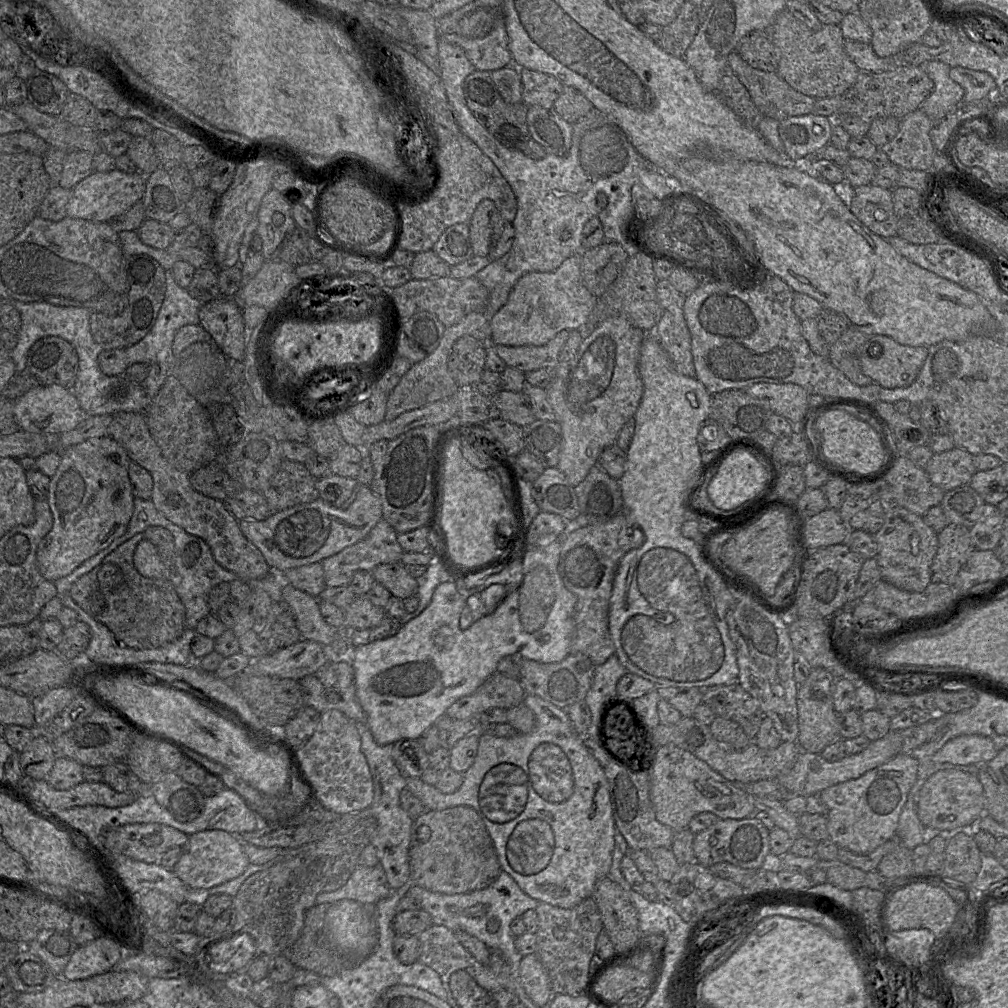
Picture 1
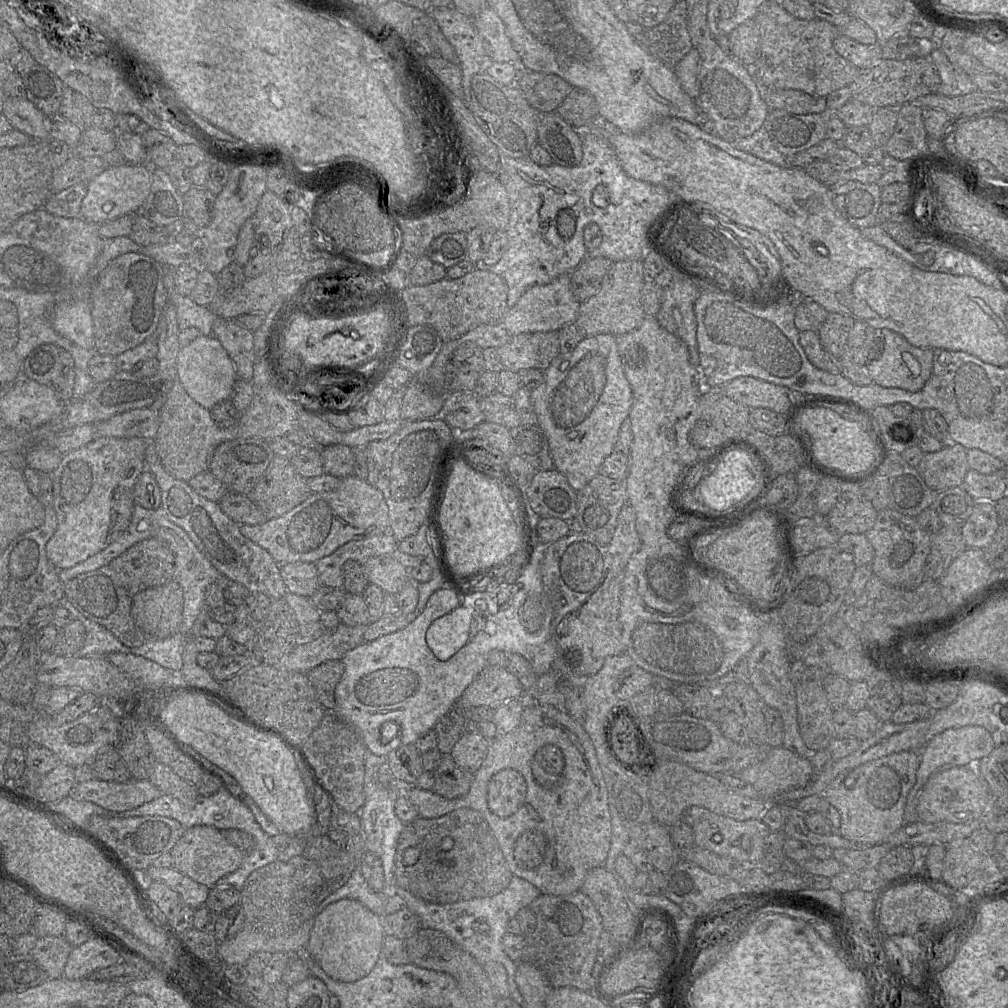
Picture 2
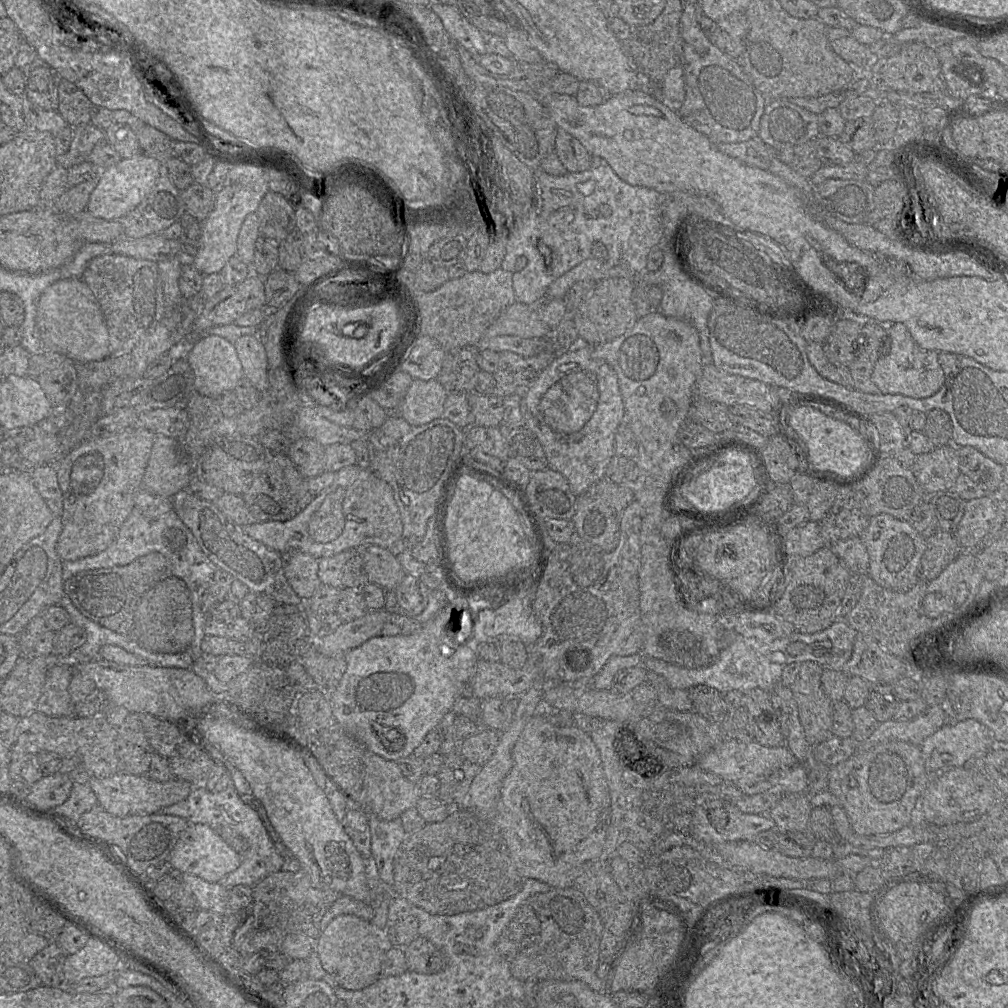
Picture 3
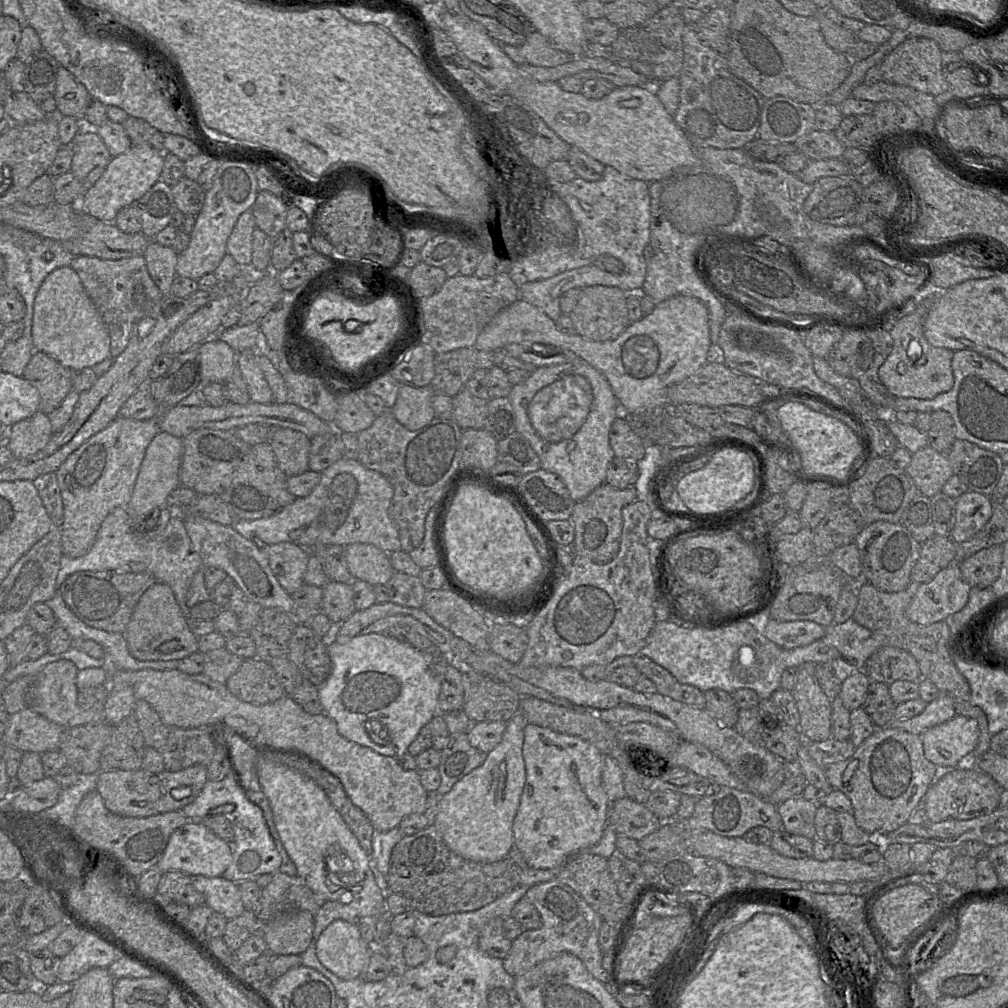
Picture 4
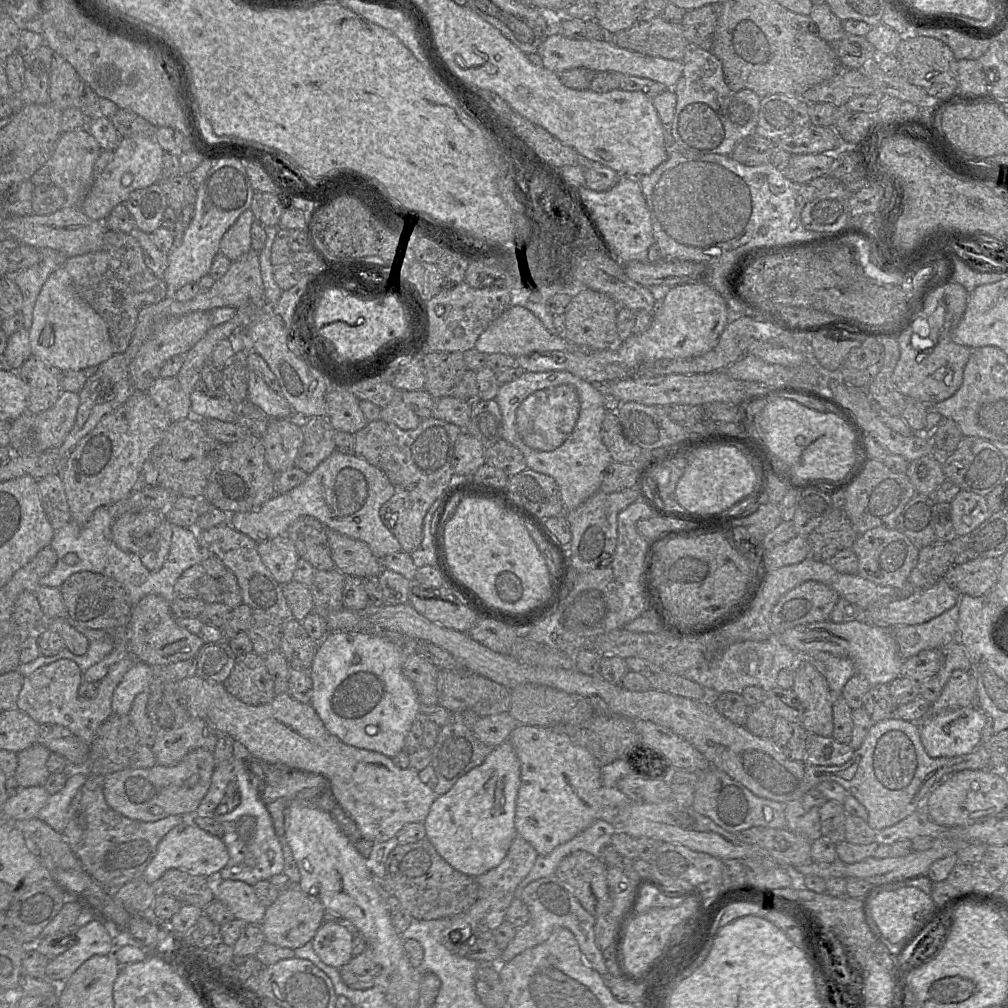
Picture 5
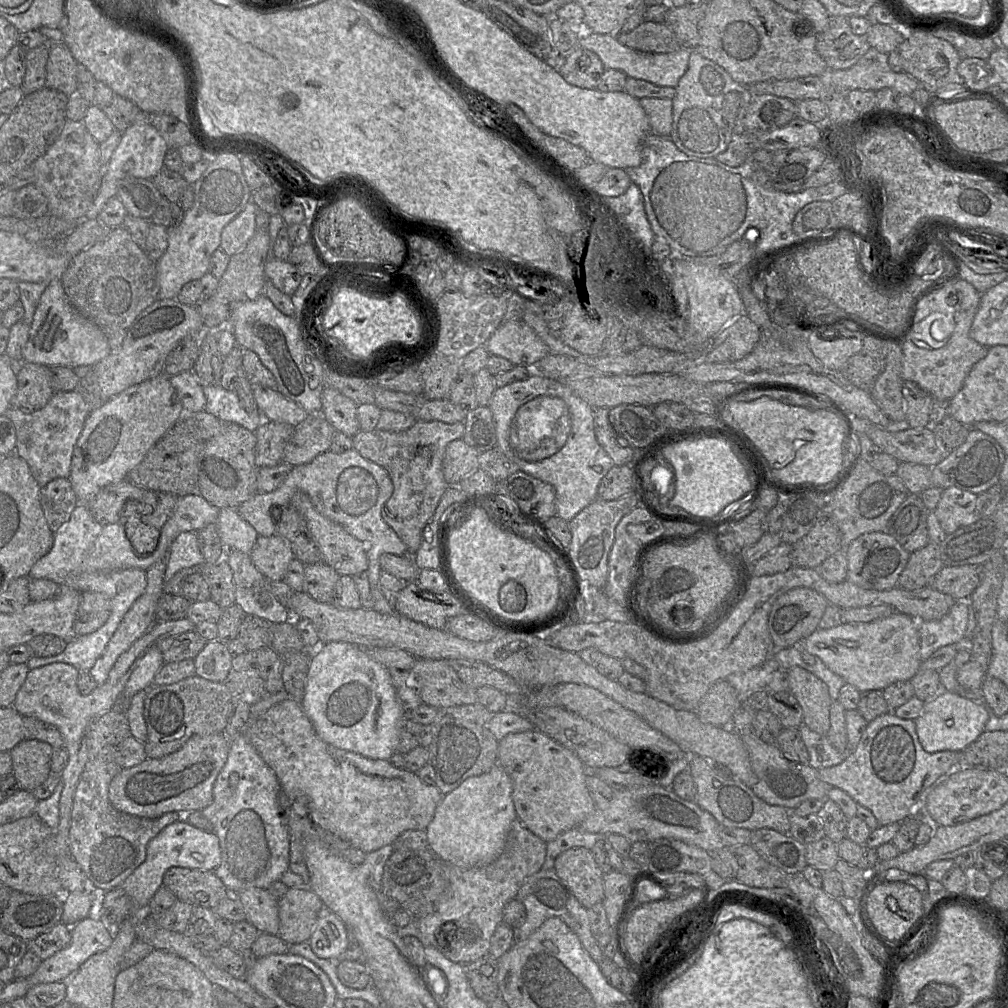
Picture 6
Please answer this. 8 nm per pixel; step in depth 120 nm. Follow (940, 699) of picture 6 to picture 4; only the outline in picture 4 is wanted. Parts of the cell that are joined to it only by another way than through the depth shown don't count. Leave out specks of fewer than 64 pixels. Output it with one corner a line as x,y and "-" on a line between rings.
955,715
921,735
925,757
940,771
968,764
980,736
978,721

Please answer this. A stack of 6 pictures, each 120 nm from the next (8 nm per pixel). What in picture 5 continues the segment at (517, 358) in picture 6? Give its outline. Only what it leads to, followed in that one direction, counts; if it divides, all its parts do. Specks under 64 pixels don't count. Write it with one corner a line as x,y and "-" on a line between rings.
511,306
495,319
478,337
474,348
485,354
501,353
519,357
535,352
594,352
601,350
581,348
569,342
565,337
550,333
542,322
528,309
521,306

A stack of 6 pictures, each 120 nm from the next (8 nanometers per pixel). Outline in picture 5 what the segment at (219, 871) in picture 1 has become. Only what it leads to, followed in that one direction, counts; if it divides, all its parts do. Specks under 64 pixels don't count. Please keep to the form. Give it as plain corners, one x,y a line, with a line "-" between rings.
187,819
163,837
156,855
146,867
142,877
150,884
157,884
161,876
169,869
180,869
189,874
215,878
226,866
228,860
229,853
223,840
201,829
191,819

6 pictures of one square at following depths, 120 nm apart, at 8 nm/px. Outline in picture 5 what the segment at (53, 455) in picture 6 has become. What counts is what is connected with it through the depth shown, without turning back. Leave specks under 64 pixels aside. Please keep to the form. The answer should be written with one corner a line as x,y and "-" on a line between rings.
62,391
53,407
34,415
35,451
63,443
75,424
79,403
78,393

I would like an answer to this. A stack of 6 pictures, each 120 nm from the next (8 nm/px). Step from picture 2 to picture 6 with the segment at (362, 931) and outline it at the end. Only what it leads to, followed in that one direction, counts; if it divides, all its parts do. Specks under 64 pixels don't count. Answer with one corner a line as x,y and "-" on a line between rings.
323,909
308,942
317,957
337,961
348,944
347,928
334,913

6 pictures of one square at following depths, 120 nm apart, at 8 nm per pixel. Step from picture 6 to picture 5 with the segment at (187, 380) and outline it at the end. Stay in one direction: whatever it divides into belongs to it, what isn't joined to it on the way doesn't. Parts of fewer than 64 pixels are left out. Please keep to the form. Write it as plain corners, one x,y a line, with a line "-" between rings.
159,377
146,391
153,401
169,416
171,422
185,419
191,414
190,395
186,394
176,377

